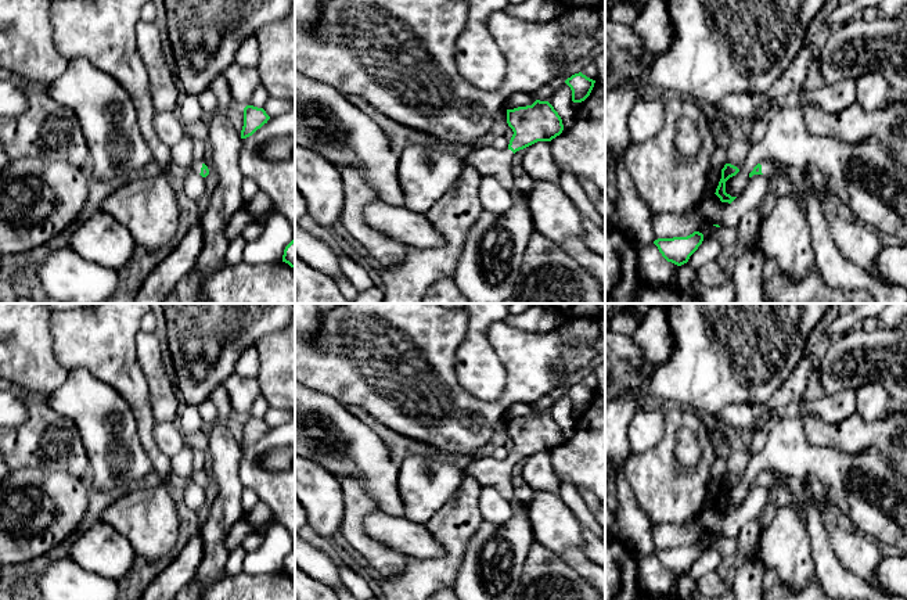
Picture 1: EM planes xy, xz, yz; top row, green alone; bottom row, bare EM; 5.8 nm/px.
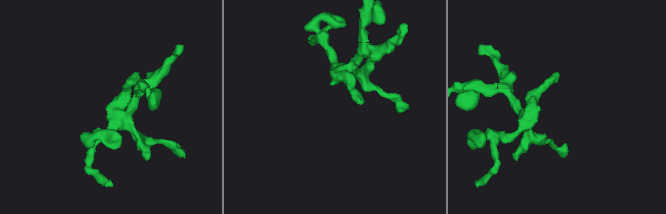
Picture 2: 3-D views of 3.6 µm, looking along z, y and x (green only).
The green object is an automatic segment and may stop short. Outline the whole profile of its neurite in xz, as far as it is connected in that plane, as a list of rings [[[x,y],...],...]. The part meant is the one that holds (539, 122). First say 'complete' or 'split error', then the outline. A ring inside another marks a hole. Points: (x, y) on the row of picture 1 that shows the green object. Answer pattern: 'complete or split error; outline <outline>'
split error; outline [[[540,100],[532,105],[507,109],[507,123],[514,132],[507,150],[492,145],[474,148],[463,162],[475,168],[482,177],[494,177],[504,188],[511,190],[512,155],[537,141],[551,141],[562,133],[564,125],[554,107]]]

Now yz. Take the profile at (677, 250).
complete; outline [[[694,231],[687,237],[658,238],[654,244],[662,256],[677,266],[688,262],[690,256],[698,249],[703,241],[703,234]]]

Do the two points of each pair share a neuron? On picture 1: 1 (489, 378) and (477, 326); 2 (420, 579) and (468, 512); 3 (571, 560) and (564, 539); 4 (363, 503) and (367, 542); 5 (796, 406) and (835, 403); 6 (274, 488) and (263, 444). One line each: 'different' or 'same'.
1: same
2: same
3: different
4: same
5: same
6: same

